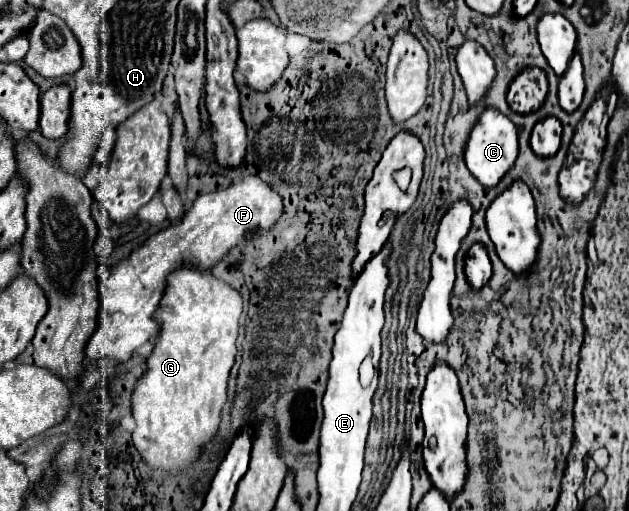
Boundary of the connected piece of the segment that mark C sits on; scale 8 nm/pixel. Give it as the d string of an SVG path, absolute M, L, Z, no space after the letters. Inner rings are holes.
M484 110L478 124L472 128L468 144L466 144L466 152L464 152L464 160L468 170L474 174L474 178L486 186L492 188L496 186L508 170L514 168L514 162L518 158L518 132L516 126L506 118L500 116L500 112L496 110Z

